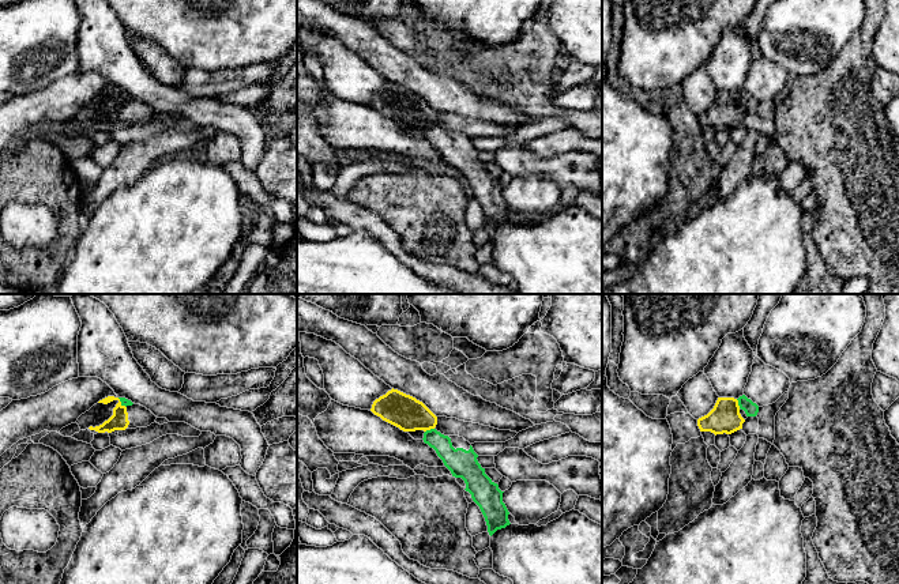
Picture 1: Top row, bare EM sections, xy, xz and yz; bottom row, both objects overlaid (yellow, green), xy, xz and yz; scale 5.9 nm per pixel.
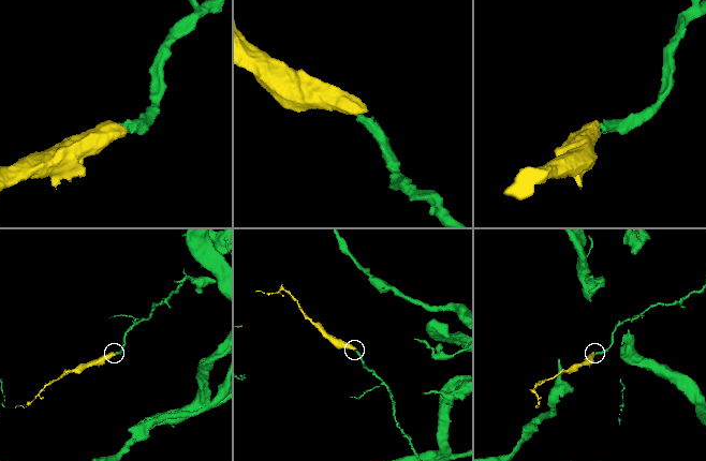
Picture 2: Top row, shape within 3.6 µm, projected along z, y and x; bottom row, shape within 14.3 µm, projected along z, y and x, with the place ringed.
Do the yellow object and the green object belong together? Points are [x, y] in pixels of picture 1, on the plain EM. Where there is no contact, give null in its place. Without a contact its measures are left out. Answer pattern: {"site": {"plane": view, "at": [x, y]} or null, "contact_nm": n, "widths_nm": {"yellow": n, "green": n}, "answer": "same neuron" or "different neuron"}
{"site": {"plane": "xz", "at": [429, 124]}, "contact_nm": 60, "widths_nm": {"yellow": 200, "green": 150}, "answer": "same neuron"}

